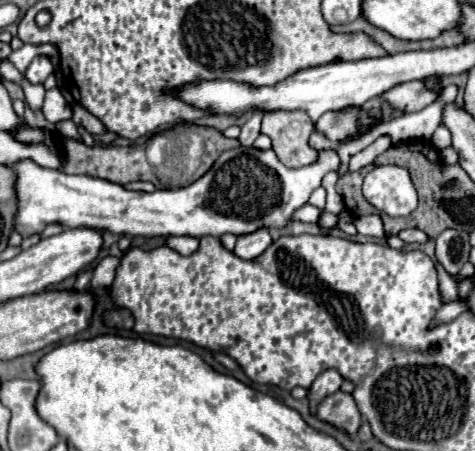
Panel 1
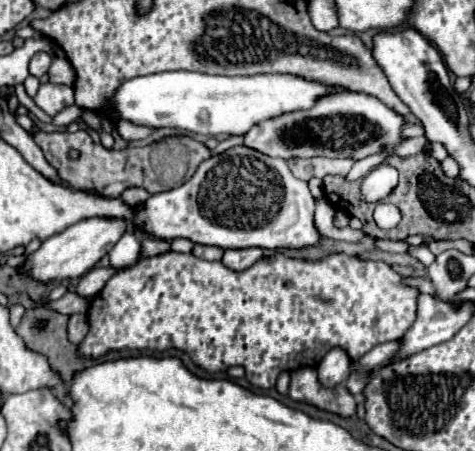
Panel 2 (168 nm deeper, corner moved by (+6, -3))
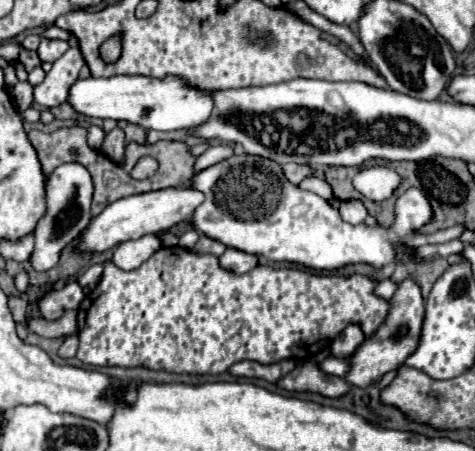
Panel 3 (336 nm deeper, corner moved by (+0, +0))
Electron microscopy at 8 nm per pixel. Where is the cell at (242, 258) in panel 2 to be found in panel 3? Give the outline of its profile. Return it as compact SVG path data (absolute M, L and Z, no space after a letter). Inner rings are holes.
M226 248L226 252L220 256L220 266L224 270L230 270L234 274L244 274L248 270L252 270L258 264L254 254L236 250L236 248Z

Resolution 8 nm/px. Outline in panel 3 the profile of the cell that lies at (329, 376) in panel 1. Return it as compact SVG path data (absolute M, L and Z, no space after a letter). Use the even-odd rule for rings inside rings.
M348 324L332 342L332 356L344 358L348 352L354 352L364 342L364 332L360 324Z

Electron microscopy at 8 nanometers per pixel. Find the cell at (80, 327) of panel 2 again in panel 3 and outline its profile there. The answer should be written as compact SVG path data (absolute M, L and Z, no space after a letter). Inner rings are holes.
M74 334L62 342L62 346L58 348L58 356L60 358L72 358L76 354L76 350L78 350L78 336Z

